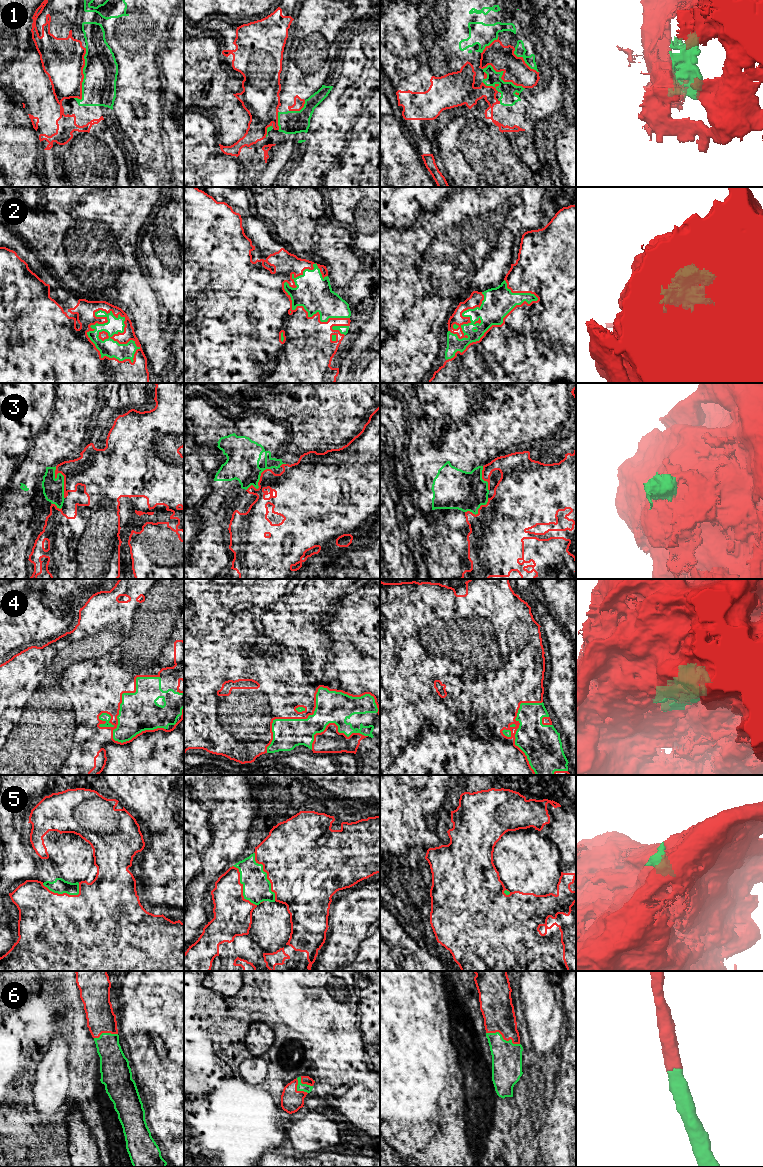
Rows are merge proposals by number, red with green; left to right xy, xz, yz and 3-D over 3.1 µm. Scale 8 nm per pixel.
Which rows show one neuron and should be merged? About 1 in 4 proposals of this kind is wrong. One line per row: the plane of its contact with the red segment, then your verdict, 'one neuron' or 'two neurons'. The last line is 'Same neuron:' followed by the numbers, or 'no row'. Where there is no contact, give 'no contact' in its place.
1: meets red in xy; one neuron
2: meets red in xy; one neuron
3: meets red in xy; two neurons
4: meets red in xy; one neuron
5: meets red in xz; one neuron
6: meets red in yz; one neuron
Same neuron: 1, 2, 4, 5, 6

